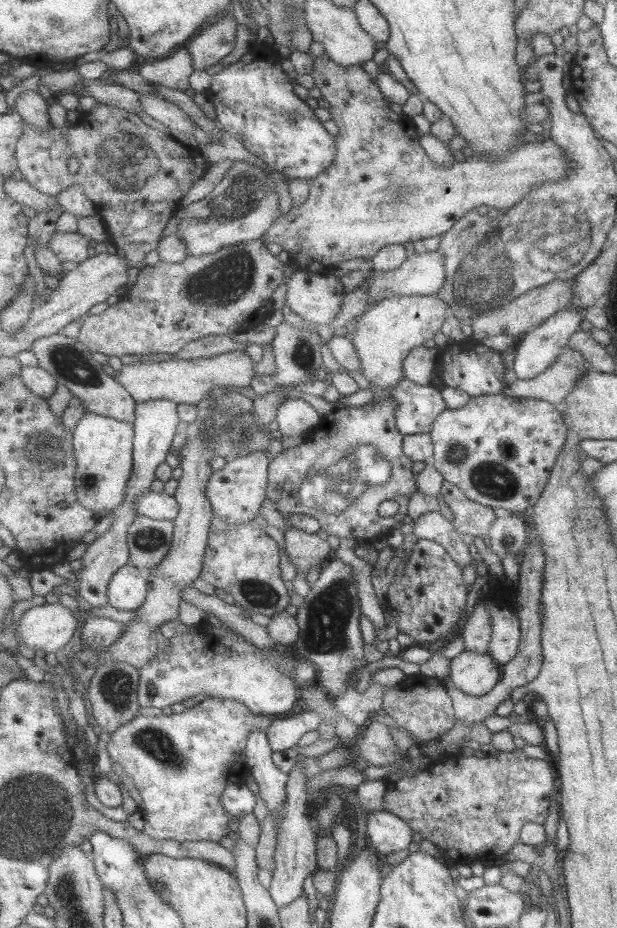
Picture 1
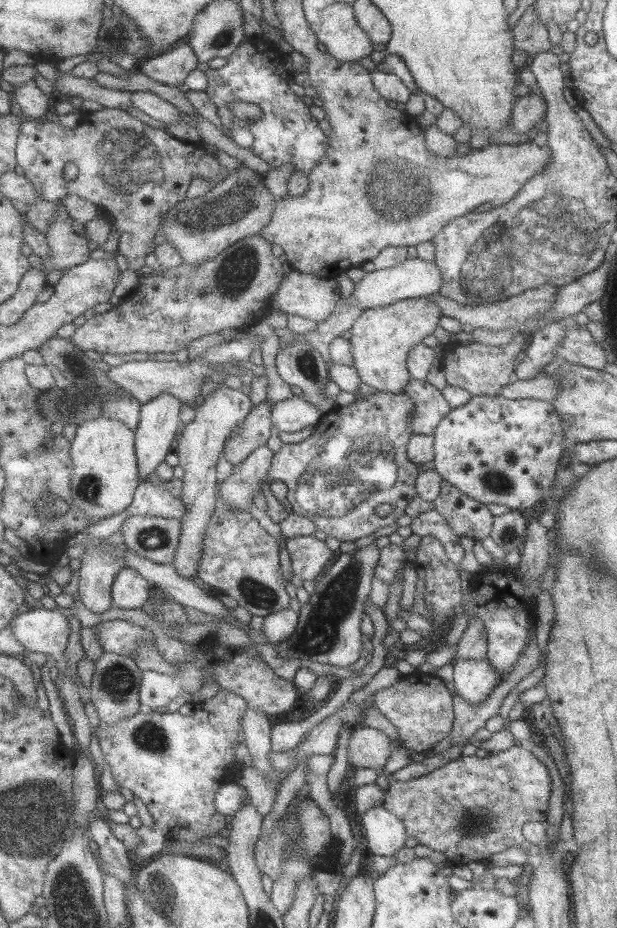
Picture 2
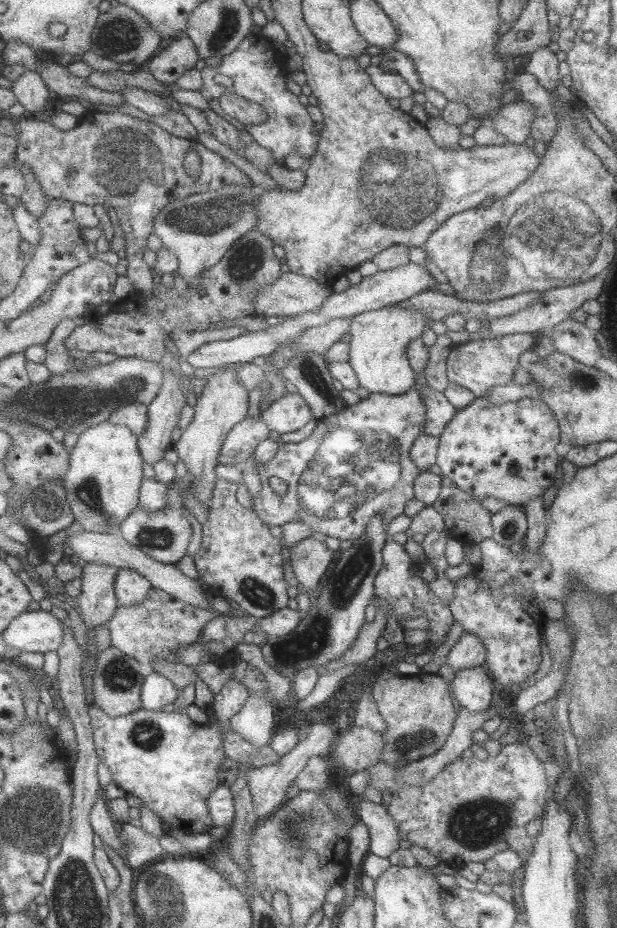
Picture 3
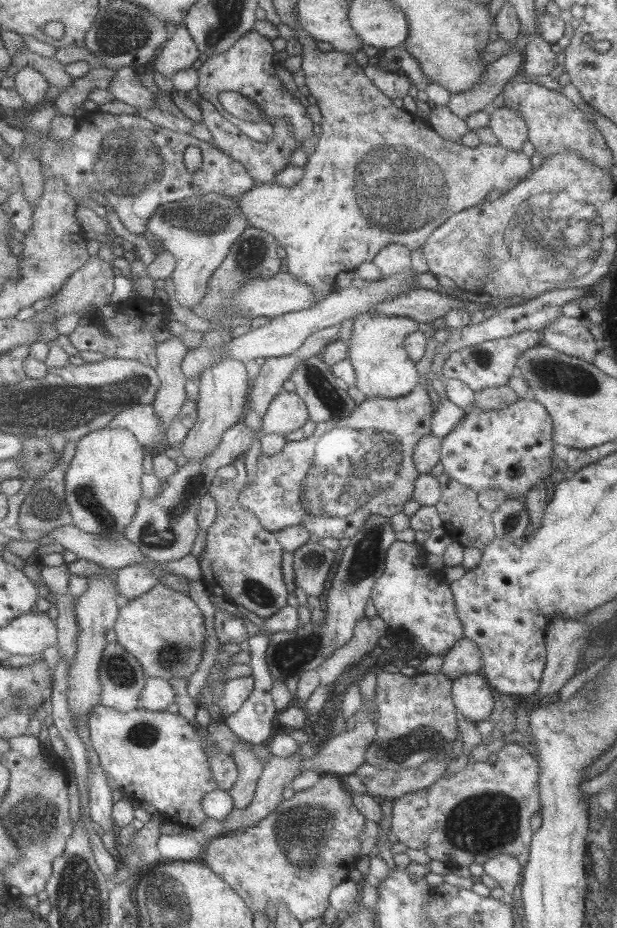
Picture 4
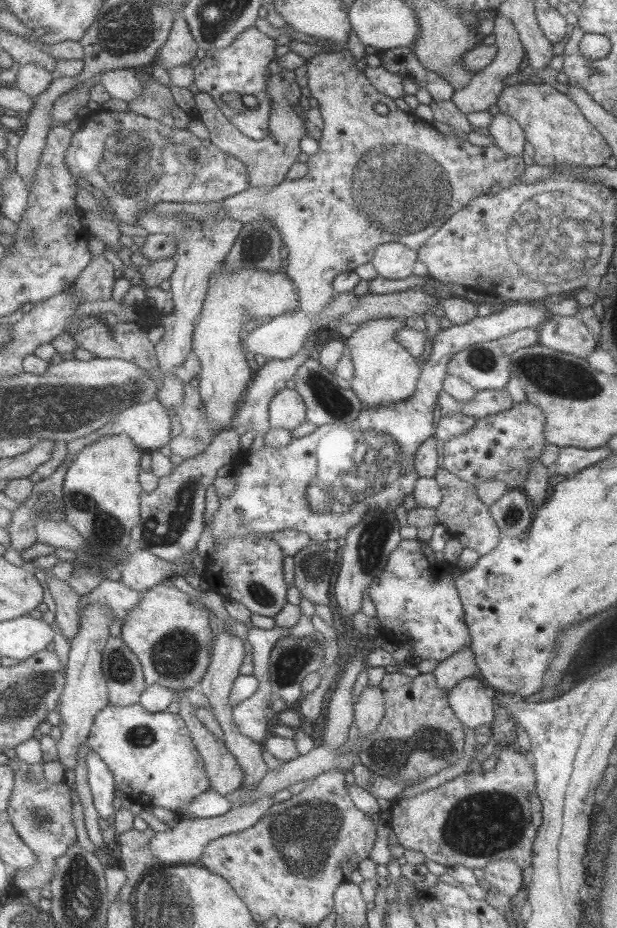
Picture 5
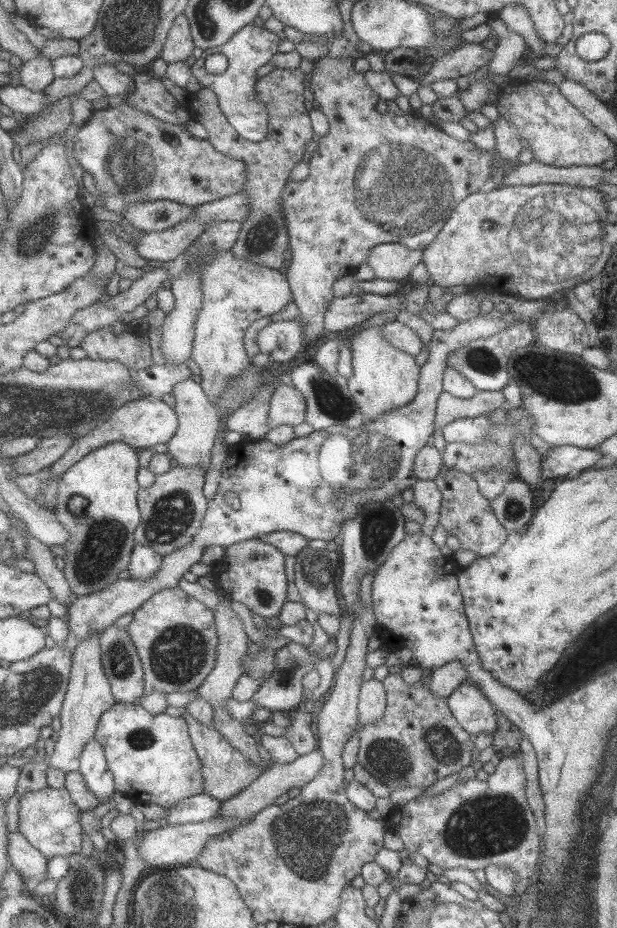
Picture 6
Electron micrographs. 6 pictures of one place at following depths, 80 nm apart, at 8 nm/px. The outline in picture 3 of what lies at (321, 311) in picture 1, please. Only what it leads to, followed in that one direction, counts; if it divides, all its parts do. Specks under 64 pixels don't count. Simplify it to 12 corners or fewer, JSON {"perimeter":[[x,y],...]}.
{"perimeter":[[288,271],[254,298],[262,316],[313,312],[332,287]]}

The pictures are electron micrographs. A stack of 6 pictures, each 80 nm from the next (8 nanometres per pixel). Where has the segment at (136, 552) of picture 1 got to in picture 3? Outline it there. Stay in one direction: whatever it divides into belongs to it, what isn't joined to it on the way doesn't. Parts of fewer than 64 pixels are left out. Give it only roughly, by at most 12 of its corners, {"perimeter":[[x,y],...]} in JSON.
{"perimeter":[[181,488],[167,510],[142,505],[119,534],[165,564],[187,556],[193,538]]}

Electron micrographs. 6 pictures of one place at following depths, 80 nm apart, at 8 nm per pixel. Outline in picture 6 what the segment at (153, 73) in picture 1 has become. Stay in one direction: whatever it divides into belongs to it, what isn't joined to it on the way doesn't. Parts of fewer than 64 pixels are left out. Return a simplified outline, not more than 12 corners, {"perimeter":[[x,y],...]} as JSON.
{"perimeter":[[175,19],[159,58],[185,62],[195,47],[190,20]]}

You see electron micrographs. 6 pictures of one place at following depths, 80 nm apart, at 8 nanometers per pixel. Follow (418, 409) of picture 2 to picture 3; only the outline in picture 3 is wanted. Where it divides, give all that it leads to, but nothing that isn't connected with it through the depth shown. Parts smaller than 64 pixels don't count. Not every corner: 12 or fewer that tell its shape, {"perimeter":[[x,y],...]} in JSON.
{"perimeter":[[415,383],[425,405],[423,434],[439,438],[458,410],[442,392]]}

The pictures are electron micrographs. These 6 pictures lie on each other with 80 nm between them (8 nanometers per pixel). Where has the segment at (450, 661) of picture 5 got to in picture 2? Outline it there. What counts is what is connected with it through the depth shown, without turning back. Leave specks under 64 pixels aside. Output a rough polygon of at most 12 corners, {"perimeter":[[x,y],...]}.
{"perimeter":[[471,617],[453,659],[485,659],[487,632]]}

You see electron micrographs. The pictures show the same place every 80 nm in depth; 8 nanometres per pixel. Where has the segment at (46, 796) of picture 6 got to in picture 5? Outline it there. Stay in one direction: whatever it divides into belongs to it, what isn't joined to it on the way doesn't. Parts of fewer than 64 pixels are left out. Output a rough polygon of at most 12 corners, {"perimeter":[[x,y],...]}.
{"perimeter":[[7,763],[15,786],[4,817],[37,855],[13,872],[25,893],[49,887],[58,858],[77,842],[66,777],[28,777],[31,763]]}

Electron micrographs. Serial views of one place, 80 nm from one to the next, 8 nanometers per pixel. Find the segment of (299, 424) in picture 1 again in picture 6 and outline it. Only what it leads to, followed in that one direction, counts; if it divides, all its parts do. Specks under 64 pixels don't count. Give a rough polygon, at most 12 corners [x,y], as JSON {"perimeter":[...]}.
{"perimeter":[[282,383],[269,399],[267,428],[305,421],[304,397]]}

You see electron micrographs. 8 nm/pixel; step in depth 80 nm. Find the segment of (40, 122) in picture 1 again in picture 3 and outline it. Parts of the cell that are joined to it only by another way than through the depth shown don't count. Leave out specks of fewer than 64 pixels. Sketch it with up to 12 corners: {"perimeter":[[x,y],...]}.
{"perimeter":[[26,69],[12,91],[29,112],[45,111],[51,89],[42,74]]}

